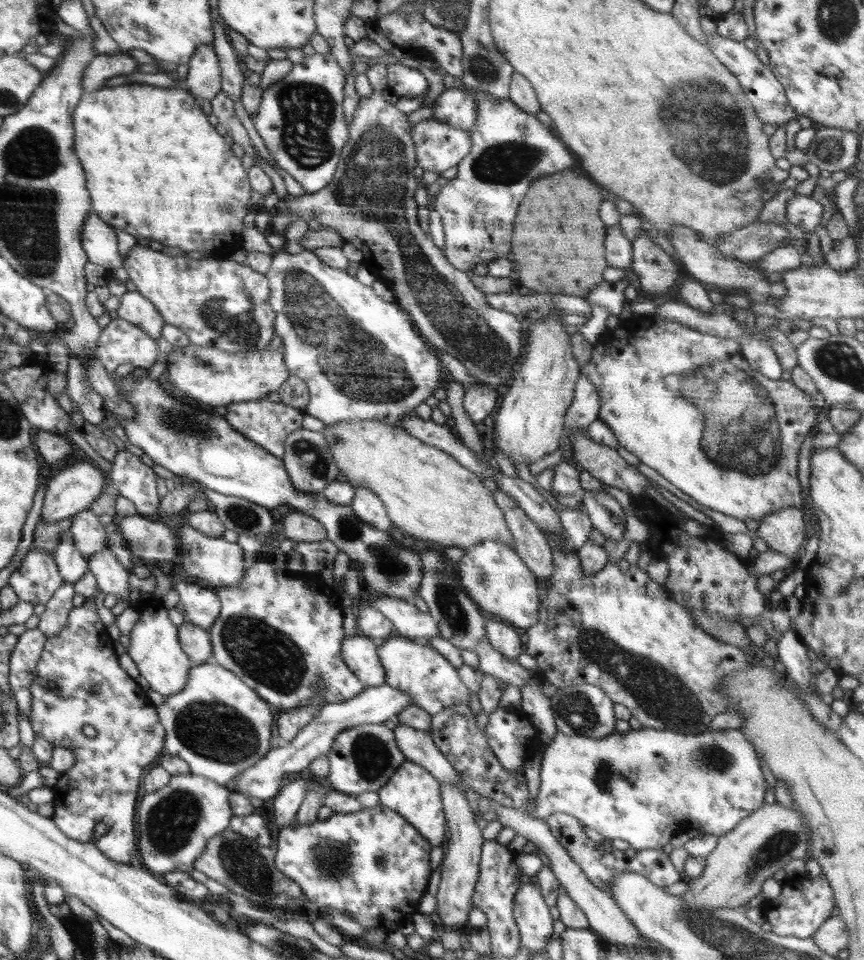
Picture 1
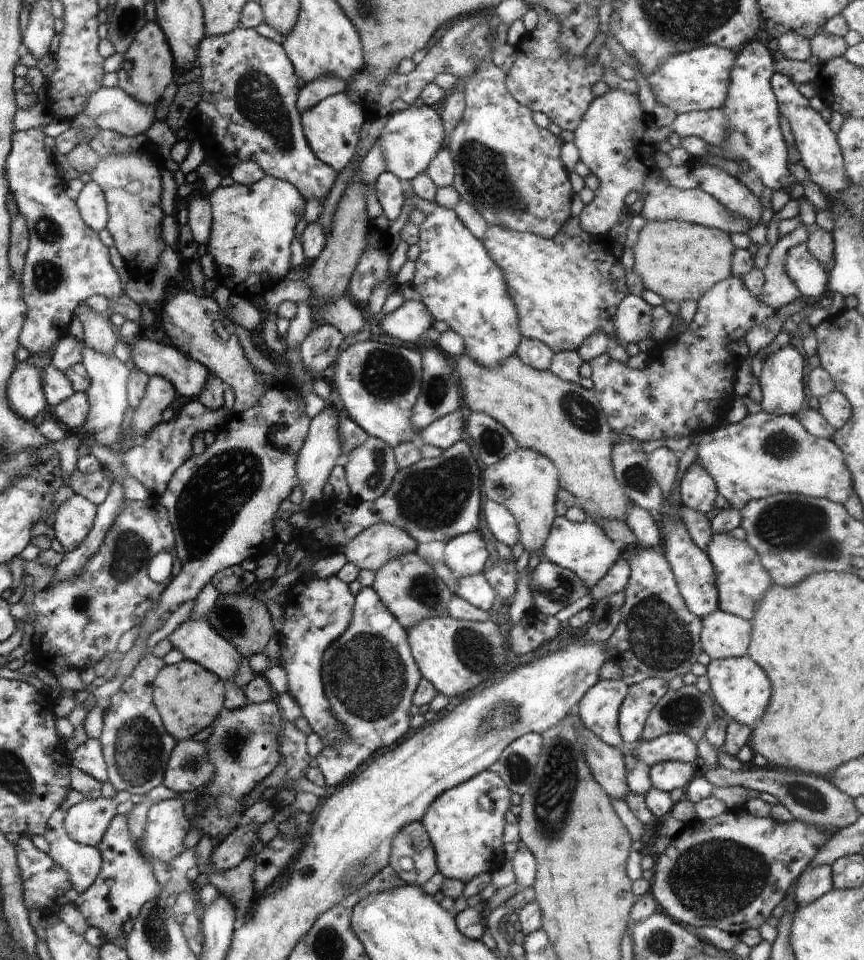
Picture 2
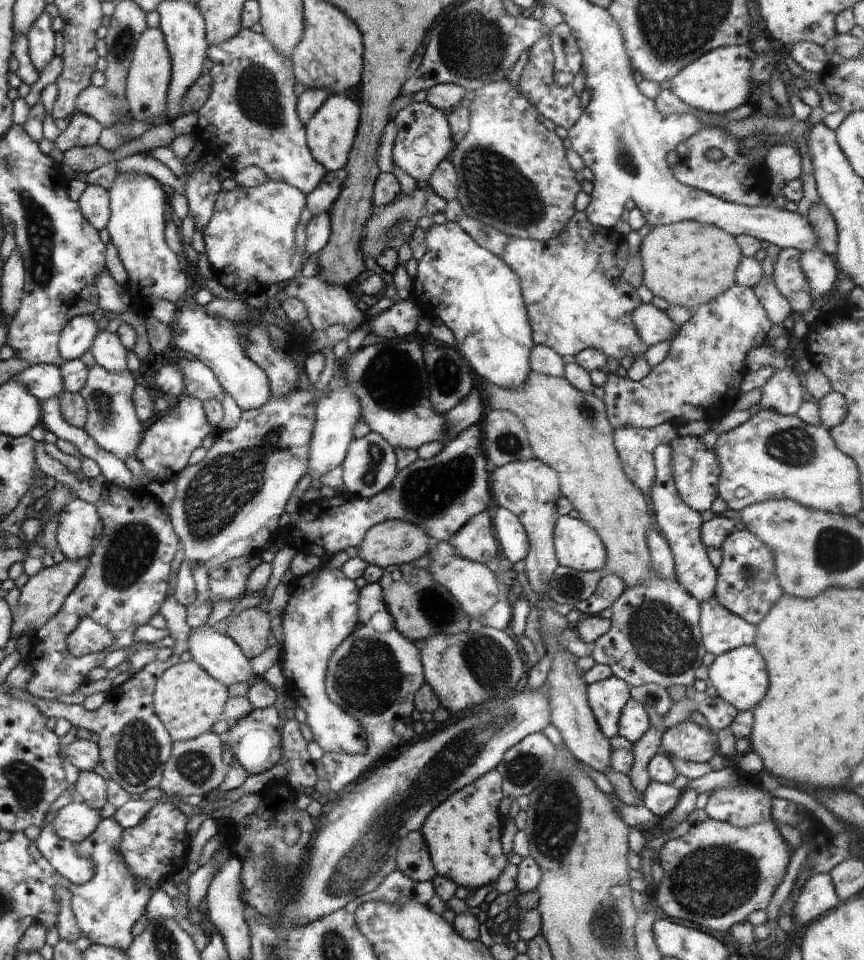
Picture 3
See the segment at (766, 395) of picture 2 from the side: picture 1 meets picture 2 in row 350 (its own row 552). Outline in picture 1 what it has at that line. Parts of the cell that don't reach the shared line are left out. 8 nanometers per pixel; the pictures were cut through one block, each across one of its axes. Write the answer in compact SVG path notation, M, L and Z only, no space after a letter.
M795 506L777 510L765 516L759 522L758 529L750 531L749 535L753 540L762 538L770 550L776 550L795 561L798 550L806 540L804 510Z

